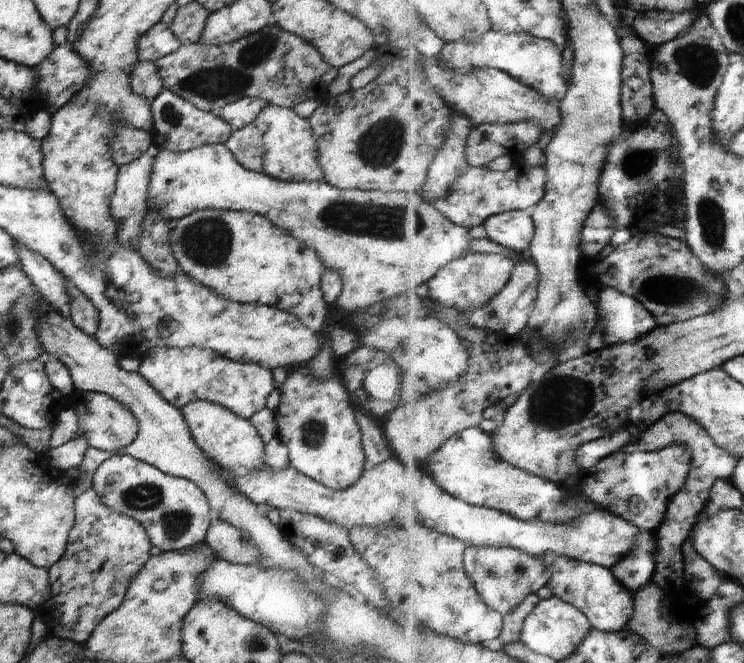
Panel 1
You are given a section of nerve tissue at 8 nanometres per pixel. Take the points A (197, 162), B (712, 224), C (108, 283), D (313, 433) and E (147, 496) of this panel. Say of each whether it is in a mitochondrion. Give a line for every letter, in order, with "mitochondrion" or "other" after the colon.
A: other
B: mitochondrion
C: other
D: mitochondrion
E: mitochondrion

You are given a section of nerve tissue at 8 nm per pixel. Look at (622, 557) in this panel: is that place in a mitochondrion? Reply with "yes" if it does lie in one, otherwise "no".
no

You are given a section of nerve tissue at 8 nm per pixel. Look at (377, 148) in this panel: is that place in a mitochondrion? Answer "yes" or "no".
yes

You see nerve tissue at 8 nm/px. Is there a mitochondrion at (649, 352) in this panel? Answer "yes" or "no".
no

